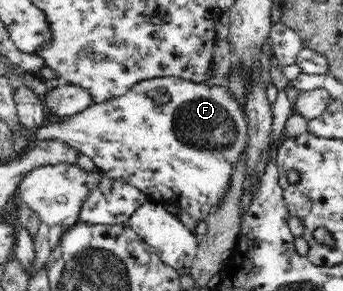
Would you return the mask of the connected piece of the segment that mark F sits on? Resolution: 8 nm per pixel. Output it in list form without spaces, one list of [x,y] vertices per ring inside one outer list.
[[[174,76],[157,77],[142,80],[129,92],[99,104],[93,103],[69,118],[49,117],[46,126],[41,124],[29,129],[37,129],[35,140],[55,139],[69,144],[89,156],[105,176],[137,187],[149,201],[175,202],[200,223],[221,204],[237,159],[248,144],[246,113],[232,94],[233,91],[222,86],[209,87]]]

